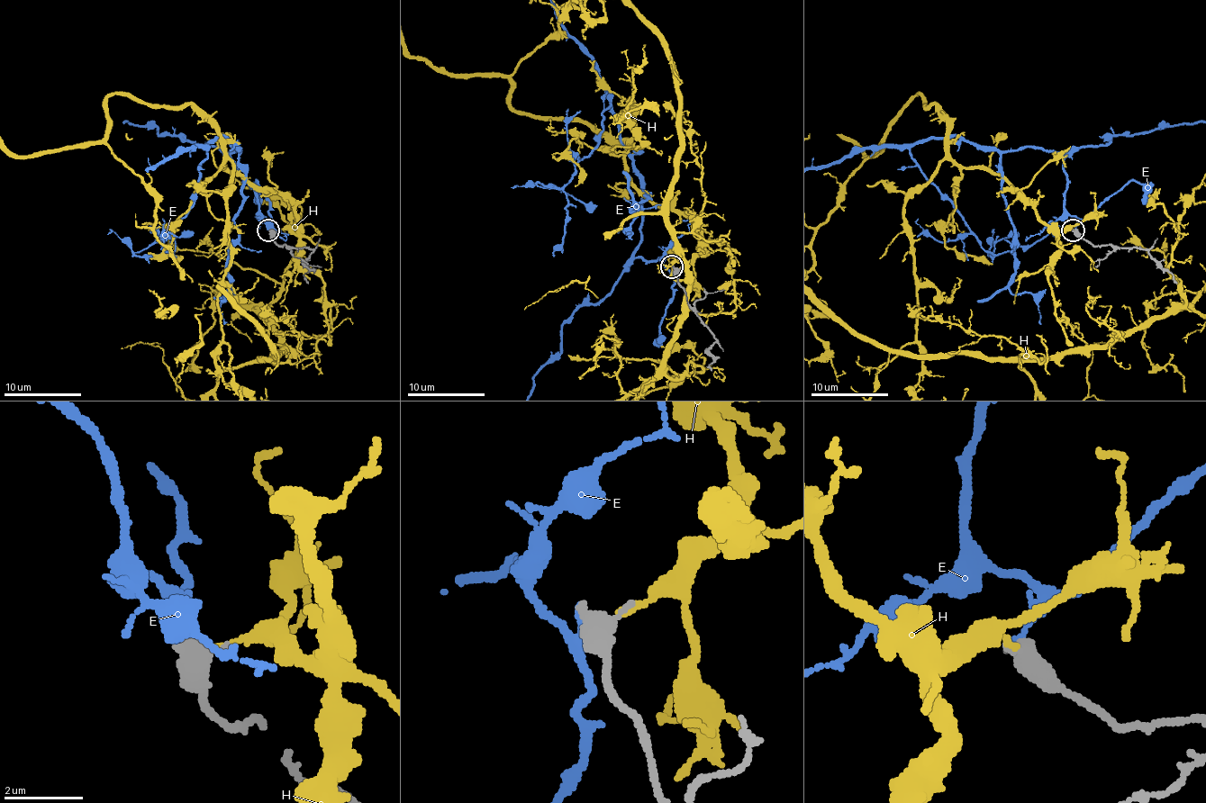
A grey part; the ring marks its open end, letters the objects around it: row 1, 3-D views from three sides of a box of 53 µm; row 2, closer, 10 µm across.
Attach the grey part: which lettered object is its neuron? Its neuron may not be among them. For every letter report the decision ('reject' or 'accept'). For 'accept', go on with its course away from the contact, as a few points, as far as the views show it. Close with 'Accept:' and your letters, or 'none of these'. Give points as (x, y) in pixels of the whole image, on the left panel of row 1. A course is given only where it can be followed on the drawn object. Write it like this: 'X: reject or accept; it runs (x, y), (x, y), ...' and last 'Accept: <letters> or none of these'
E: reject
H: reject
Accept: none of these

